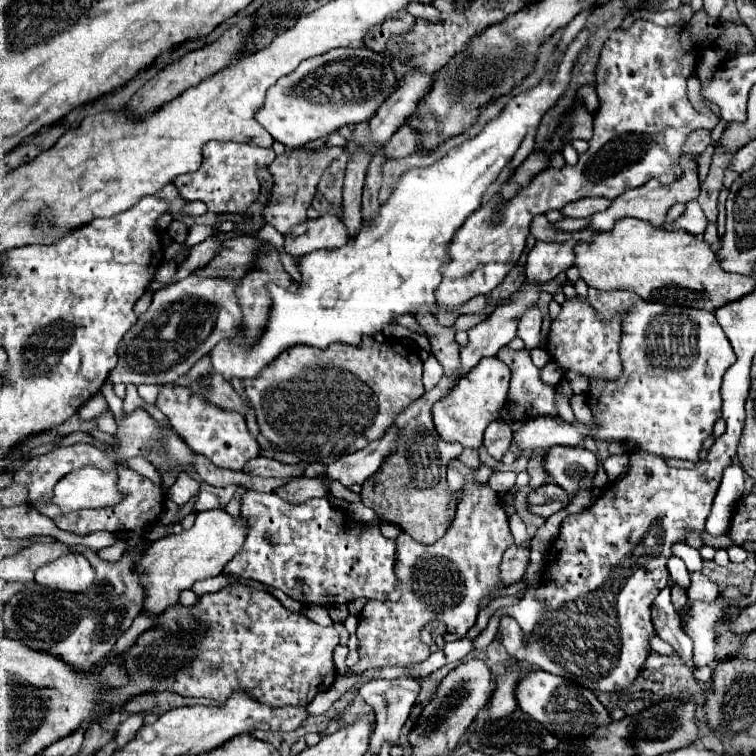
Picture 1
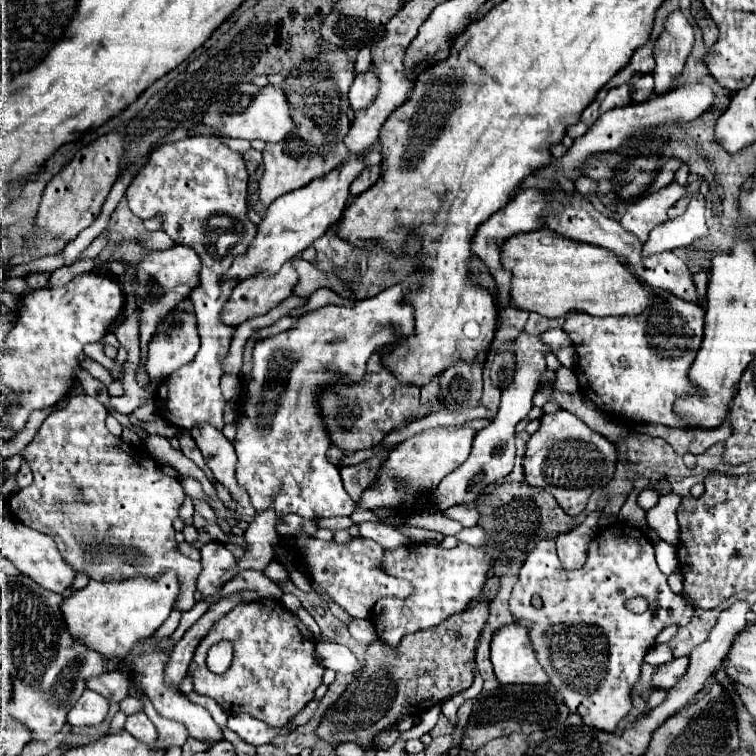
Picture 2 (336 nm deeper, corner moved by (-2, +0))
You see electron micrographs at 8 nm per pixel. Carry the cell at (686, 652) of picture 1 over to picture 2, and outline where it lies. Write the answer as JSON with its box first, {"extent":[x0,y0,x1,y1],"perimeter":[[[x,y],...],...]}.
{"extent":[655,541,678,576],"perimeter":[[[661,541],[659,545],[655,545],[655,553],[657,553],[657,563],[659,569],[667,576],[672,574],[678,567],[676,552],[673,547],[665,541]]]}

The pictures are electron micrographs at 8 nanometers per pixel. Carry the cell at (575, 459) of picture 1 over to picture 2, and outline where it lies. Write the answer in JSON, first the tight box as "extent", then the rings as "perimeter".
{"extent":[525,411,617,515],"perimeter":[[[557,411],[541,417],[541,427],[527,443],[525,477],[533,487],[547,489],[567,515],[579,515],[593,491],[603,489],[615,473],[617,449],[599,433],[593,433],[581,419],[569,411]]]}

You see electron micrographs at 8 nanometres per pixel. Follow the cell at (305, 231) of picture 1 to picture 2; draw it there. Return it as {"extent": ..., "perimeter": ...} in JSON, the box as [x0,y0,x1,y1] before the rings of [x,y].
{"extent":[225,261,299,325],"perimeter":[[[287,261],[279,273],[261,273],[259,277],[243,279],[237,289],[233,289],[229,301],[225,303],[225,321],[239,325],[253,315],[263,315],[273,305],[289,297],[299,281],[293,261]]]}

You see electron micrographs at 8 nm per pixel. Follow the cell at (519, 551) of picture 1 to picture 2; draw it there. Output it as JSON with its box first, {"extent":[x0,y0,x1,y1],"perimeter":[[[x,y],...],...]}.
{"extent":[317,601,489,747],"perimeter":[[[477,601],[475,607],[447,617],[437,627],[429,627],[409,637],[403,637],[401,645],[389,653],[381,641],[367,647],[365,673],[357,677],[337,703],[325,713],[317,735],[333,741],[357,741],[363,747],[373,747],[373,737],[395,725],[403,715],[423,715],[427,707],[441,703],[443,699],[465,691],[473,683],[473,665],[467,661],[475,655],[477,639],[489,615],[489,601]]]}

